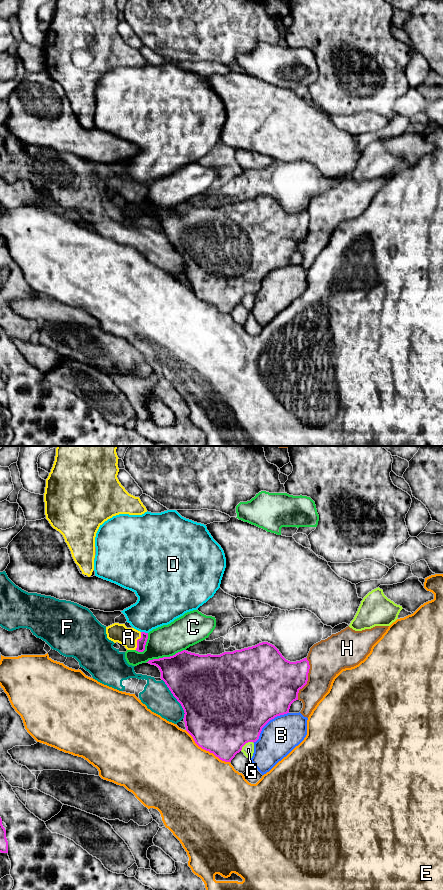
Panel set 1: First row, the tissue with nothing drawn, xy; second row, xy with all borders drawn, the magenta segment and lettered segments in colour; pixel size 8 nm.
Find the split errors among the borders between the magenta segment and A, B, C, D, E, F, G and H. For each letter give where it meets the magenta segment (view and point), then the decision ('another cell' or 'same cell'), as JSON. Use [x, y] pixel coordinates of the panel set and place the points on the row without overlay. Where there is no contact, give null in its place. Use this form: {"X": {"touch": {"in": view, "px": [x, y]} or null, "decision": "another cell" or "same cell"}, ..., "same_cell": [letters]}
{"A": {"touch": {"in": "xy", "px": [137, 193]}, "decision": "same cell"}, "B": {"touch": {"in": "xy", "px": [267, 274]}, "decision": "another cell"}, "C": {"touch": {"in": "xy", "px": [166, 209]}, "decision": "another cell"}, "D": {"touch": {"in": "xy", "px": [144, 184]}, "decision": "another cell"}, "E": {"touch": {"in": "xy", "px": [206, 302]}, "decision": "another cell"}, "F": {"touch": {"in": "xy", "px": [176, 250]}, "decision": "another cell"}, "G": {"touch": {"in": "xy", "px": [246, 294]}, "decision": "another cell"}, "H": {"touch": {"in": "xy", "px": [307, 231]}, "decision": "another cell"}, "same_cell": ["A"]}

